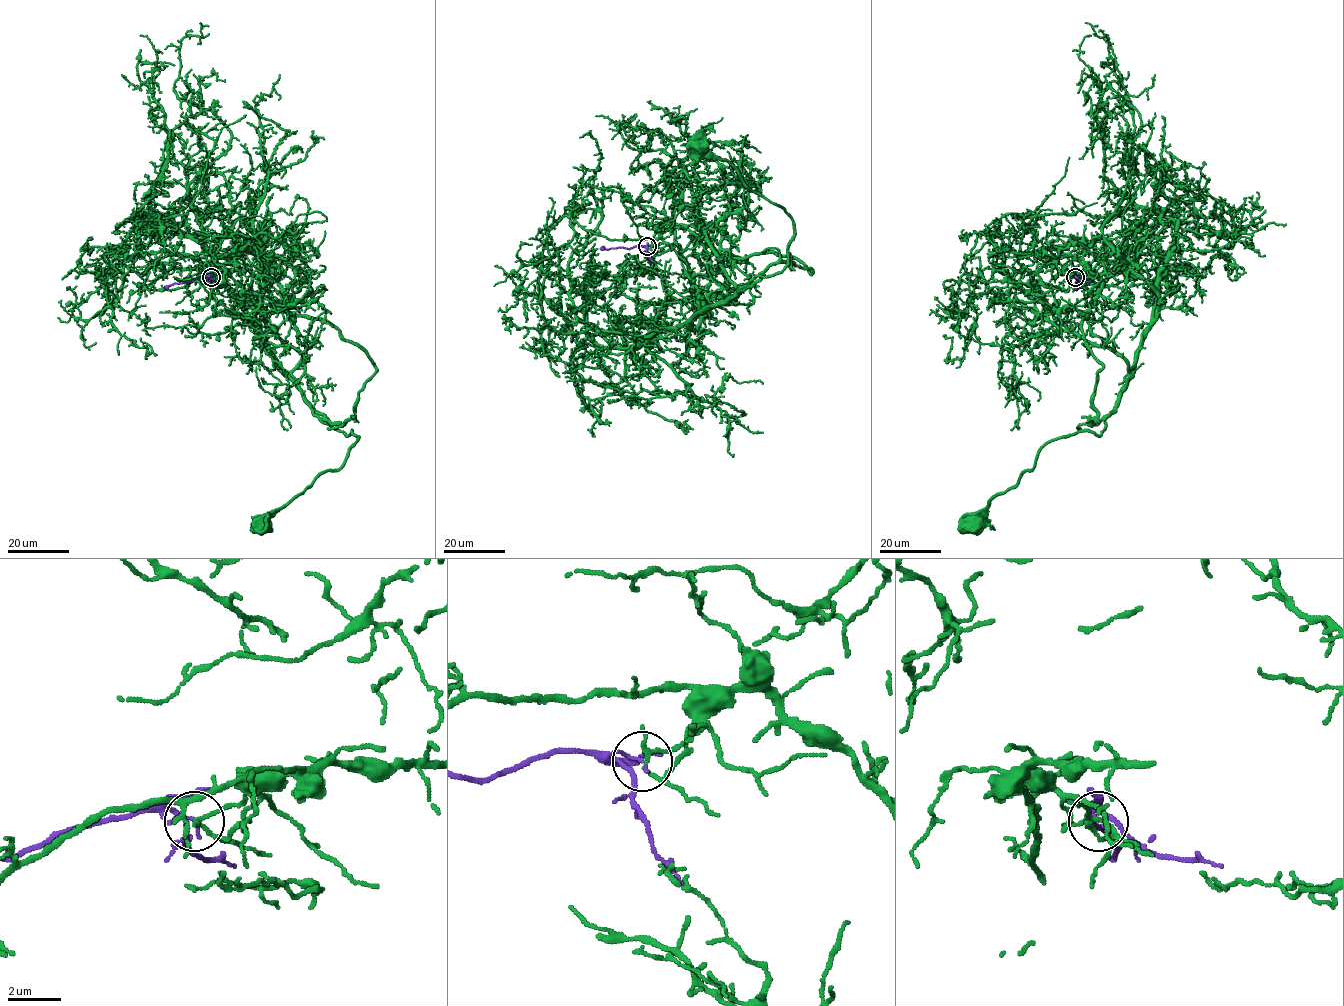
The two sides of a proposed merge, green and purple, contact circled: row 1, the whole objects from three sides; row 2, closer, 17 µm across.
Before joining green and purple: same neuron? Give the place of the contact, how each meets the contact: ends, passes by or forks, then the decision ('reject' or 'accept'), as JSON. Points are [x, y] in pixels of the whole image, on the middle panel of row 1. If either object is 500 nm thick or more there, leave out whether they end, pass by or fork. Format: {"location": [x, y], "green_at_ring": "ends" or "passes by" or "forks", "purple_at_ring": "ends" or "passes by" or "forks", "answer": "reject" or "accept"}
{"location": [647, 246], "green_at_ring": "passes by", "purple_at_ring": "ends", "answer": "reject"}

